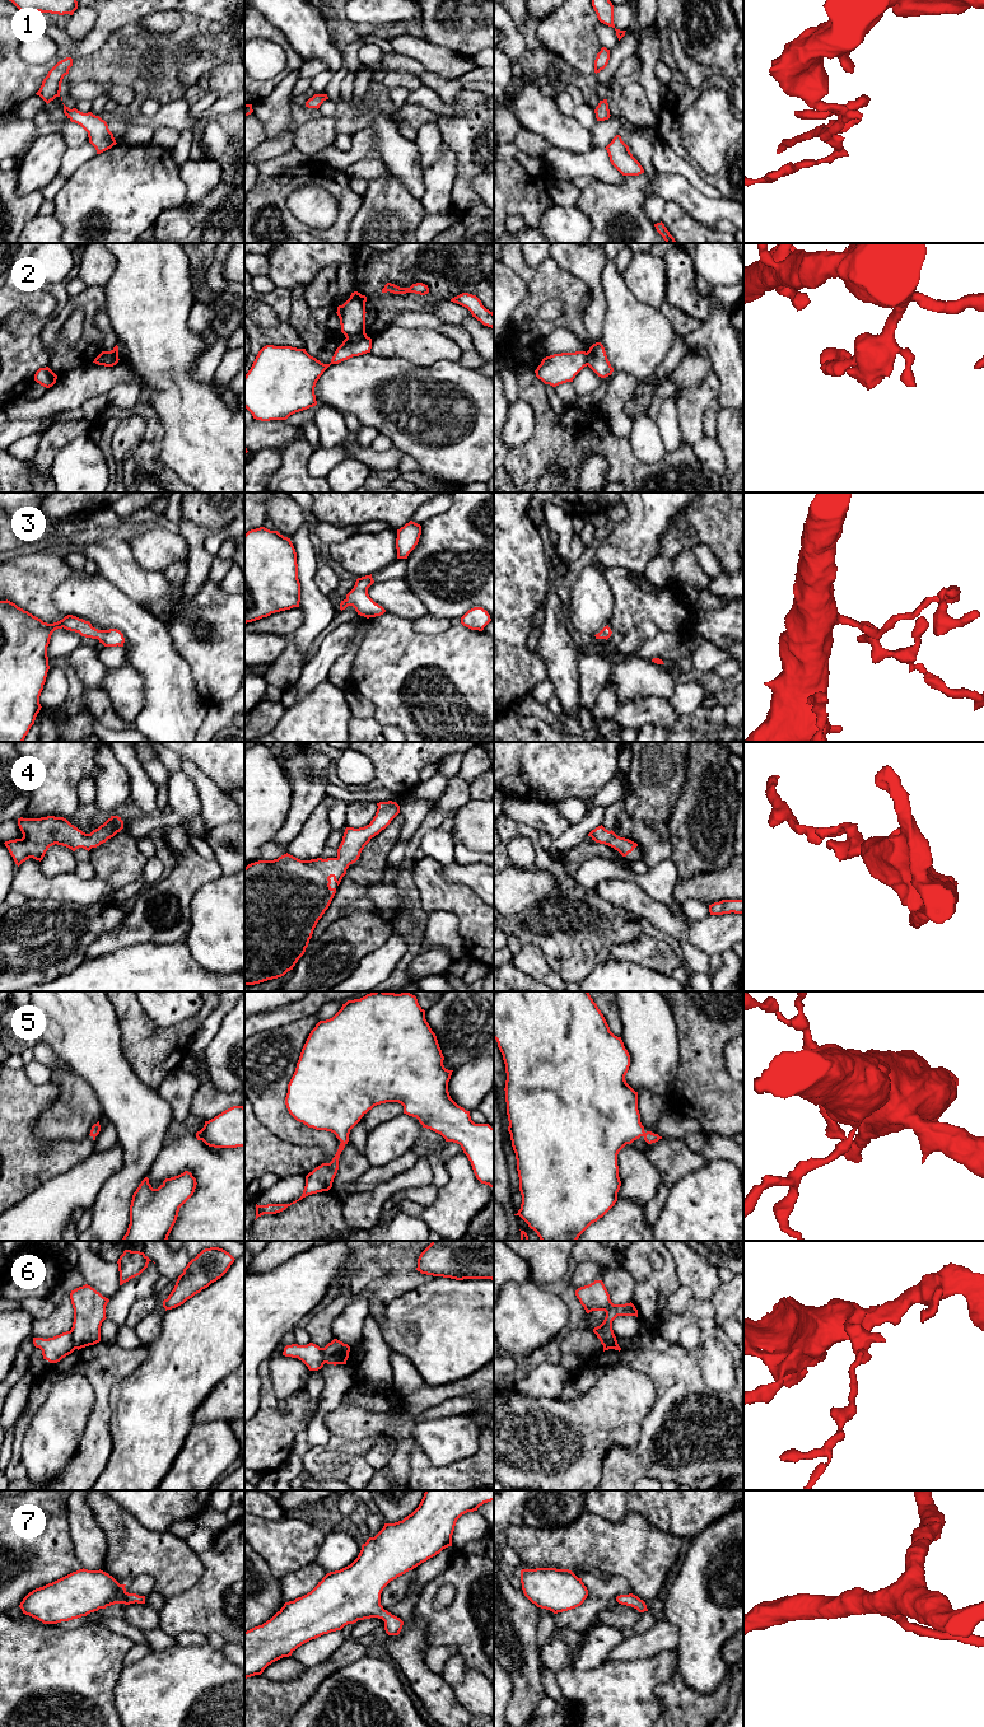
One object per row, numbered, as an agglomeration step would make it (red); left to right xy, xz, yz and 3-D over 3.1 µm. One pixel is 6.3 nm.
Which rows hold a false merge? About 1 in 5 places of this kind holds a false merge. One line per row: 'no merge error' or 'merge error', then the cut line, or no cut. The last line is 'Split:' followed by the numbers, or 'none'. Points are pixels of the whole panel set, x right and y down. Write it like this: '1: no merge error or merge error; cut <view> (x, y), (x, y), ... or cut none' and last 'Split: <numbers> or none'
1: no merge error; cut none
2: merge error; cut xz (364, 331), (346, 339)
3: no merge error; cut none
4: no merge error; cut none
5: no merge error; cut none
6: merge error; cut xy (70, 1330), (75, 1348)
7: no merge error; cut none
Split: 2, 6

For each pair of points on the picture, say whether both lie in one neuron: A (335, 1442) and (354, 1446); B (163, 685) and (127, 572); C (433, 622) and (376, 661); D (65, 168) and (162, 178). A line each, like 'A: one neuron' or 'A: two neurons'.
A: one neuron
B: two neurons
C: two neurons
D: two neurons

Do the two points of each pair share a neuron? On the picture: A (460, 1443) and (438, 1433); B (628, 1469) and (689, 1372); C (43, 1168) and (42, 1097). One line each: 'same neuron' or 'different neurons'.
A: same neuron
B: same neuron
C: same neuron

